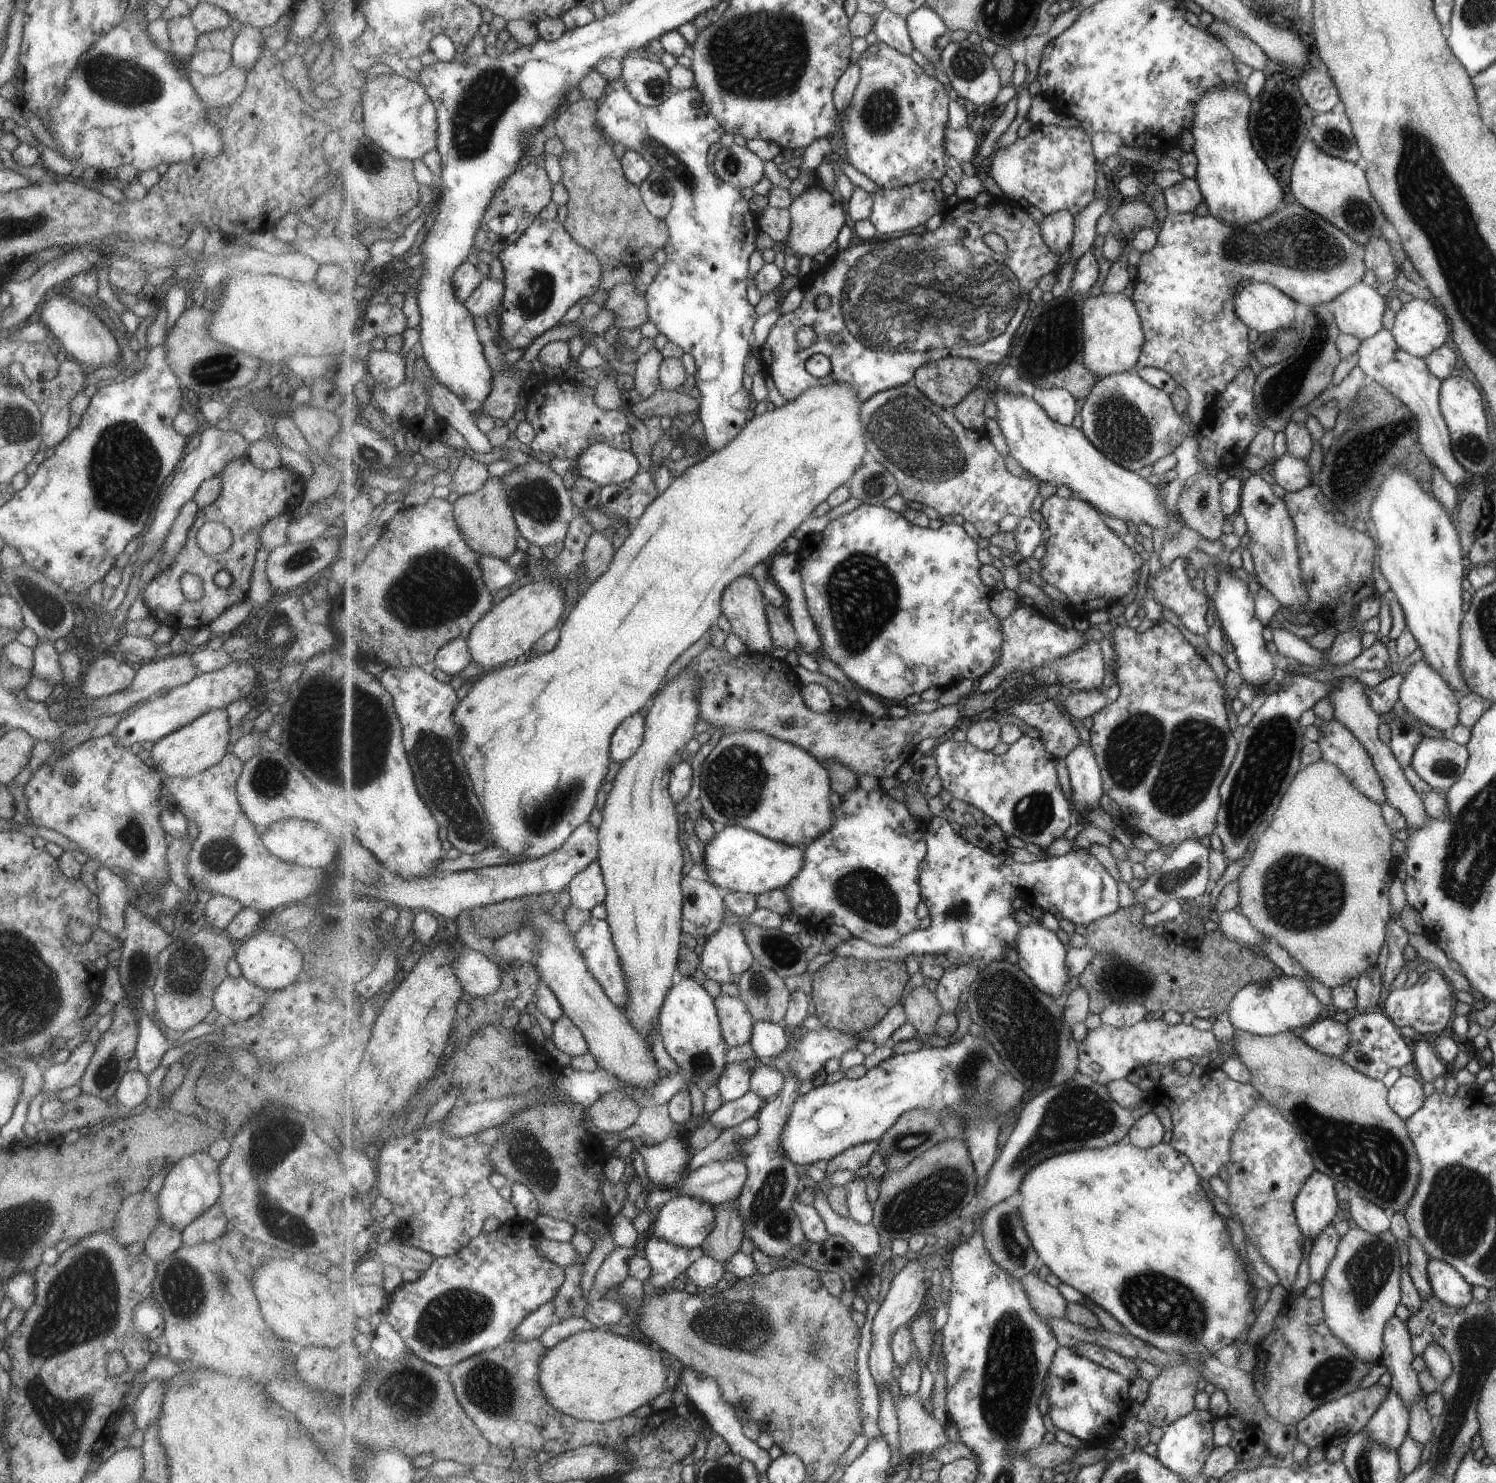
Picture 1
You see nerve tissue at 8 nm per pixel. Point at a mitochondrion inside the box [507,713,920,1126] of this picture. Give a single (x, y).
(737, 776)

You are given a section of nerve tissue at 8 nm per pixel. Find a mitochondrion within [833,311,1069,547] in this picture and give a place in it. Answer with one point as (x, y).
(908, 433)

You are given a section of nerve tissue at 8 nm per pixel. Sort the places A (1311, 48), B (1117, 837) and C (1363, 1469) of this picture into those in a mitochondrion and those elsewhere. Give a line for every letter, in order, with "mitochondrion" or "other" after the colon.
A: other
B: other
C: mitochondrion

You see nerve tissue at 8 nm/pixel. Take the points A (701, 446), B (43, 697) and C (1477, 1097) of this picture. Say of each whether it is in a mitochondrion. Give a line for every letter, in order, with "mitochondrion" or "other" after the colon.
A: other
B: other
C: other

